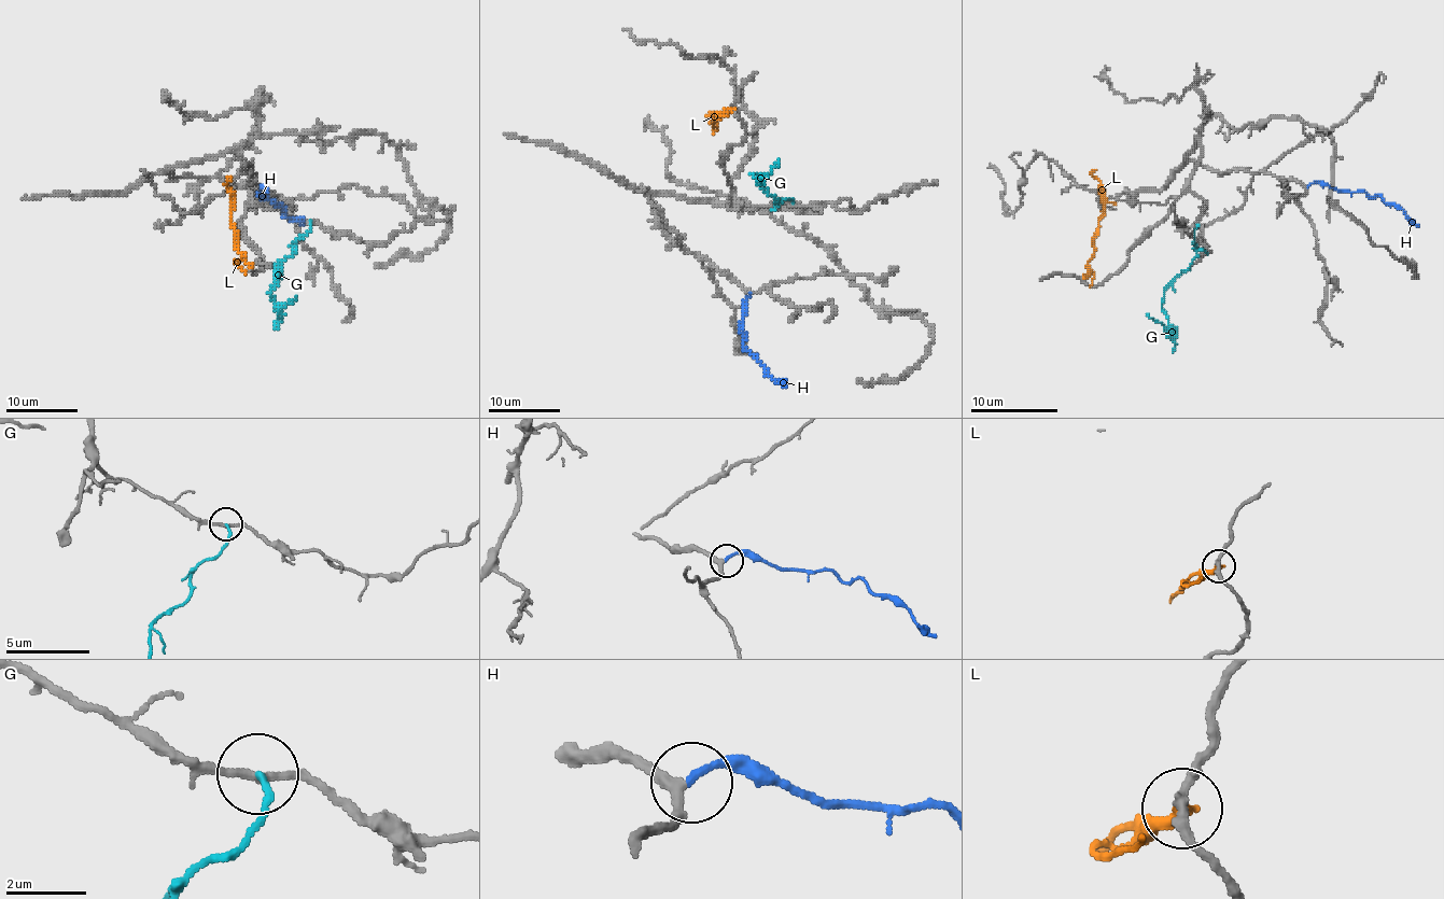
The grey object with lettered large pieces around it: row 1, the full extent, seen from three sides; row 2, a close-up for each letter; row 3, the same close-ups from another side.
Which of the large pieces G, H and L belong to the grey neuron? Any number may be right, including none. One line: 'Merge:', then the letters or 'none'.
Merge: H

